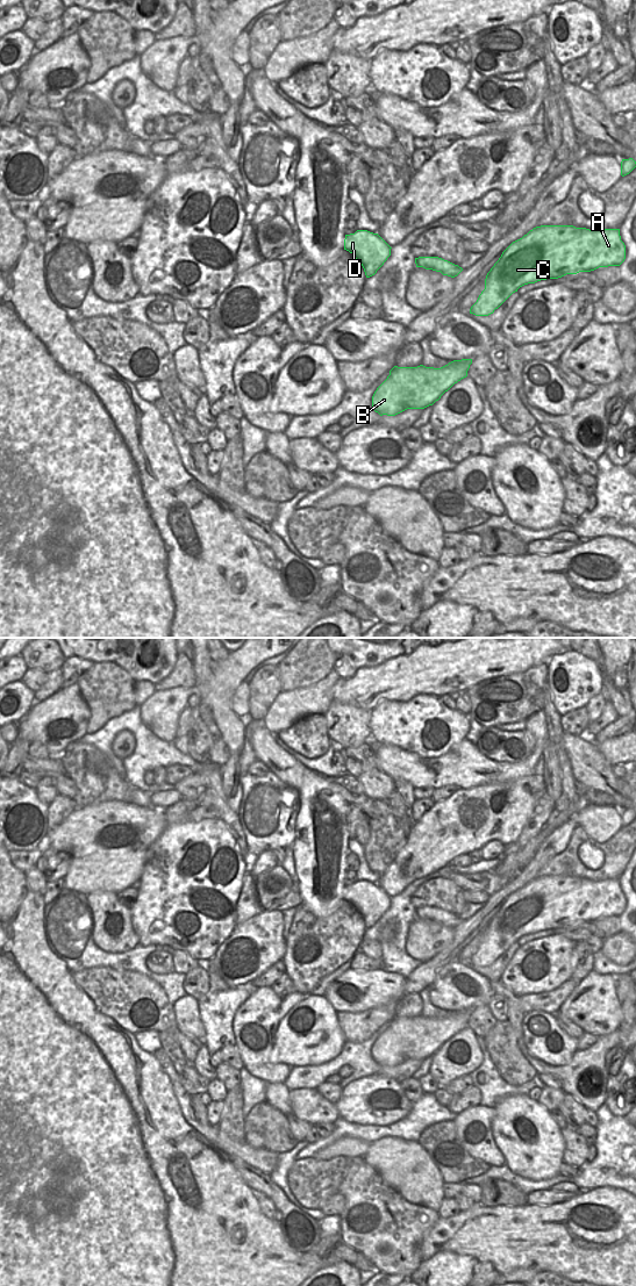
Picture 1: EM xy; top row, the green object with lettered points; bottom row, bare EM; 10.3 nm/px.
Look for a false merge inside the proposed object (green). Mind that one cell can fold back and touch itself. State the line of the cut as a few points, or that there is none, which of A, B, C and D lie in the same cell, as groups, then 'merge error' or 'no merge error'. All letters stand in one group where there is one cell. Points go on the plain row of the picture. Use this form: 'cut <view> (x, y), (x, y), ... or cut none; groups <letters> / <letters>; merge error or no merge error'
cut none; groups A B C D; no merge error

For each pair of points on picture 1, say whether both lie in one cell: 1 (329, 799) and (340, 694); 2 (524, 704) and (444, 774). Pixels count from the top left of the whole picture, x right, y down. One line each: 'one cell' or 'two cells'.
1: two cells
2: two cells

